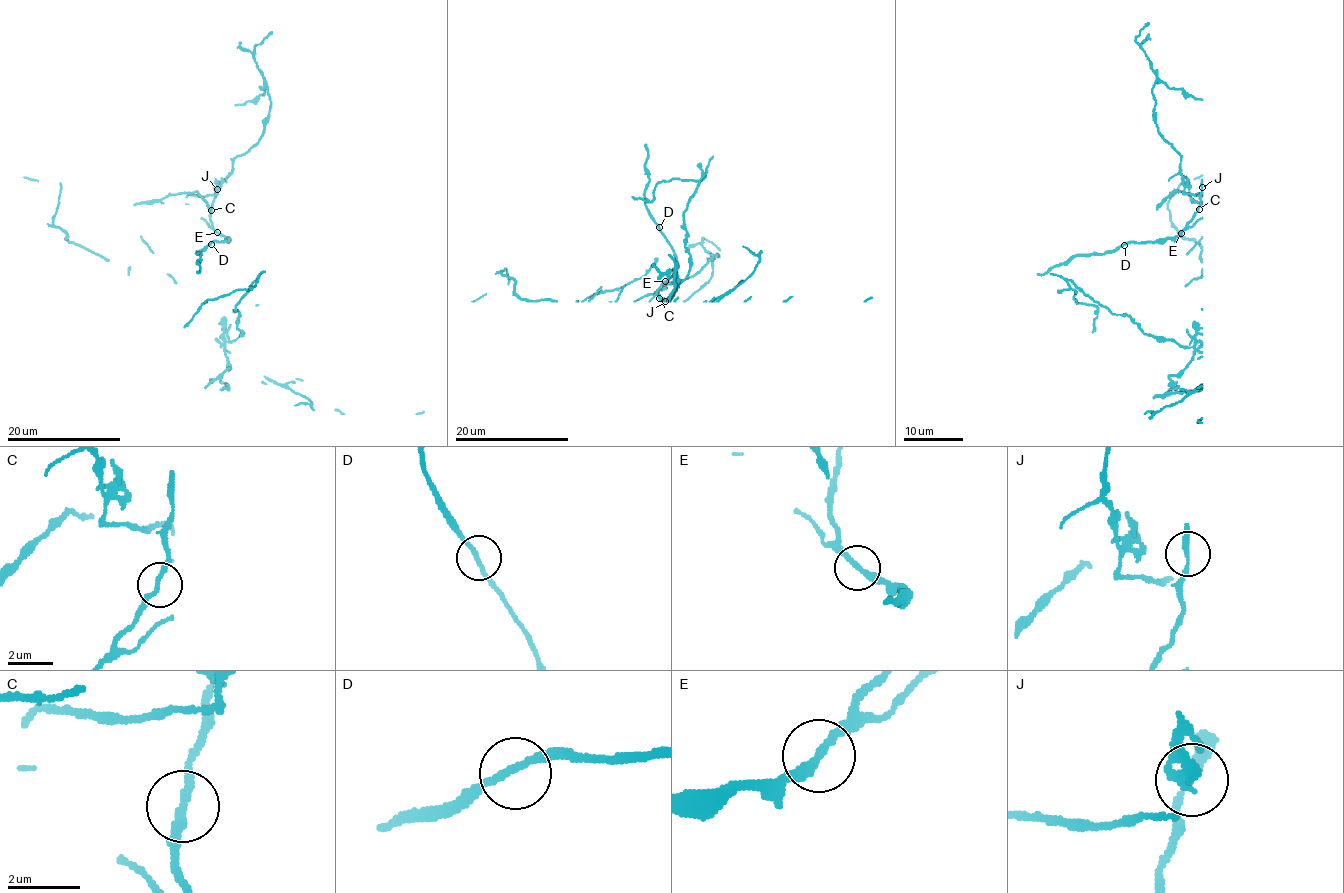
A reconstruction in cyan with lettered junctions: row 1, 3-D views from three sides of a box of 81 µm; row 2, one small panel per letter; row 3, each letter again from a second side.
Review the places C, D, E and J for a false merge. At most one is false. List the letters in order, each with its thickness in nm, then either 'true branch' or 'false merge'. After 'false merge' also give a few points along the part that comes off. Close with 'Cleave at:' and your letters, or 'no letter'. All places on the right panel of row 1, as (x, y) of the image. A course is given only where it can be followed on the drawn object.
C: calibre 220 nm; true branch
D: calibre 190 nm; true branch
E: calibre 200 nm; true branch
J: calibre 220 nm; false merge
Cleave at: J

